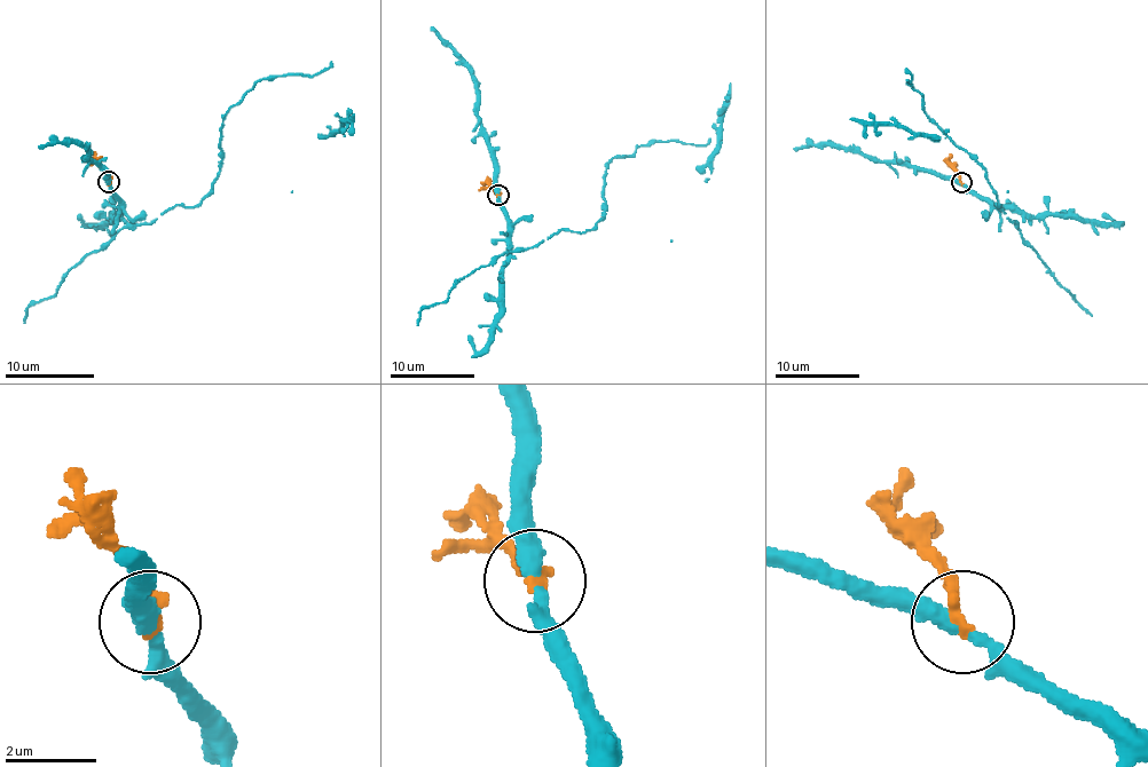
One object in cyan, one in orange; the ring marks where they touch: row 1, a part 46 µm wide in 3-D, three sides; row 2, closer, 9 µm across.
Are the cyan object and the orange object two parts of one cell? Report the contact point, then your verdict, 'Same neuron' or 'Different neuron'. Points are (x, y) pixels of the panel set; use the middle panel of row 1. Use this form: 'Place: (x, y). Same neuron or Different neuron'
Place: (497, 195). Different neuron

